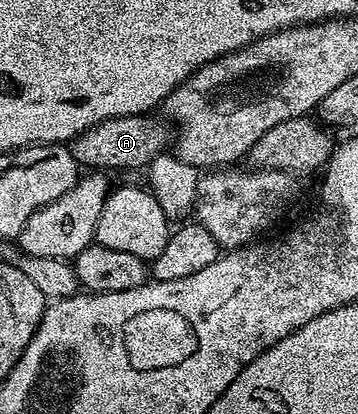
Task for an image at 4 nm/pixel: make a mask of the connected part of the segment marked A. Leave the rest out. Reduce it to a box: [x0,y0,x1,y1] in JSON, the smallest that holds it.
[70,116,170,171]

